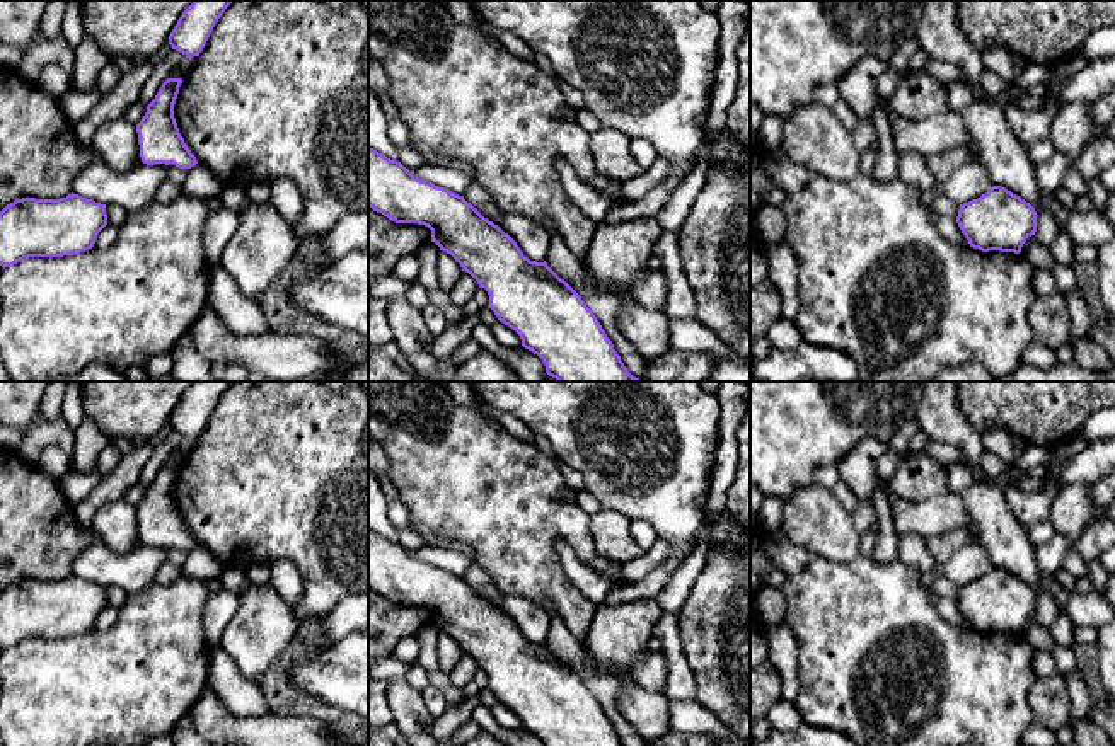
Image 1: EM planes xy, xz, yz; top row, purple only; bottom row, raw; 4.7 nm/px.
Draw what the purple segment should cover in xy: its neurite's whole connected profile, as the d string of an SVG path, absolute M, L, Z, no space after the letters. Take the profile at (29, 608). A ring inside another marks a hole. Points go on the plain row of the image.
M73 574L60 581L15 581L0 593L0 647L85 634L106 606L106 586Z

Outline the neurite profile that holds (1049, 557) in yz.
M1055 533L1049 542L1035 548L1037 569L1043 576L1055 577L1066 554L1072 548L1071 538Z

